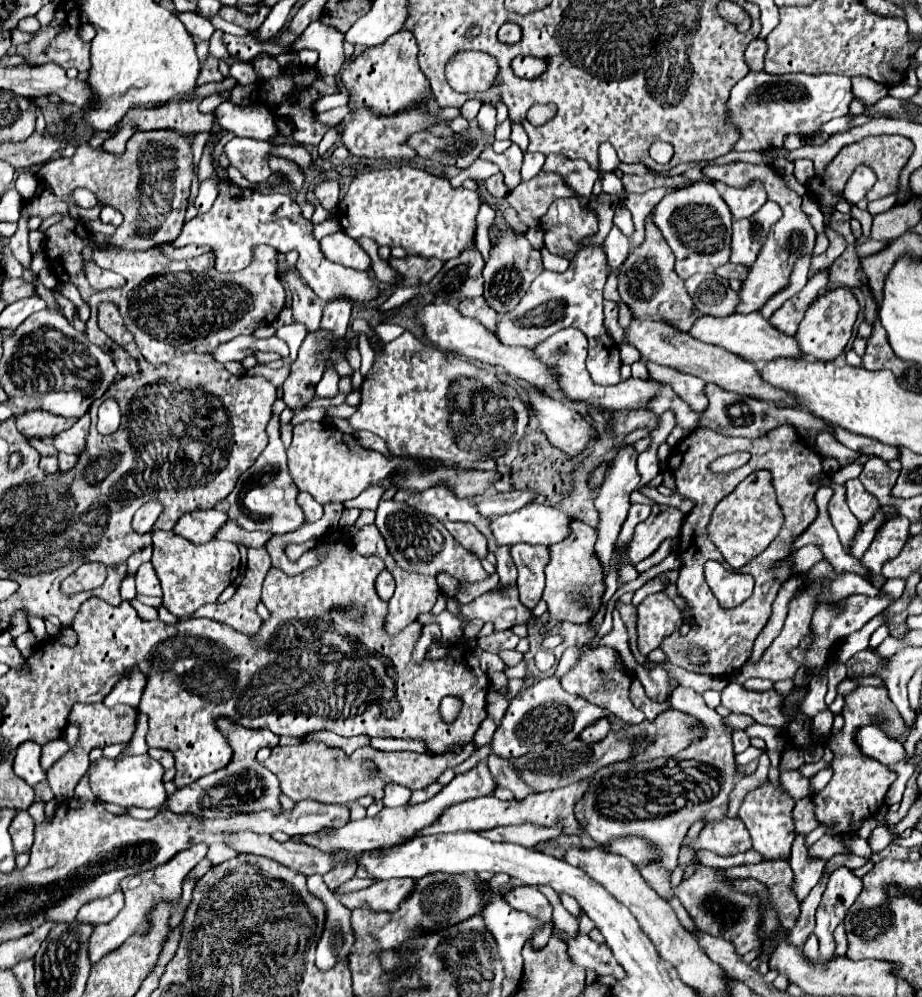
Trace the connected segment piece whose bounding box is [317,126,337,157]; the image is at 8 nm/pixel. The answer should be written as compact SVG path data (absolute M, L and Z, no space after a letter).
M333 126L333 128L329 128L329 132L323 136L323 140L319 142L319 157L322 157L333 144L337 142L337 126Z

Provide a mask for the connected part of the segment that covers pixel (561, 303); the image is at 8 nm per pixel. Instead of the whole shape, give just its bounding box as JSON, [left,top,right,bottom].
[497,246,619,386]

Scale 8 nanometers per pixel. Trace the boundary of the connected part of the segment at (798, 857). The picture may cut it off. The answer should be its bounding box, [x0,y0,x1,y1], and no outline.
[791,834,825,900]

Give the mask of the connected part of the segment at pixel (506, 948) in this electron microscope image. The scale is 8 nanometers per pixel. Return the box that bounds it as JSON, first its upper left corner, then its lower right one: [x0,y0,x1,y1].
[479,886,543,980]

